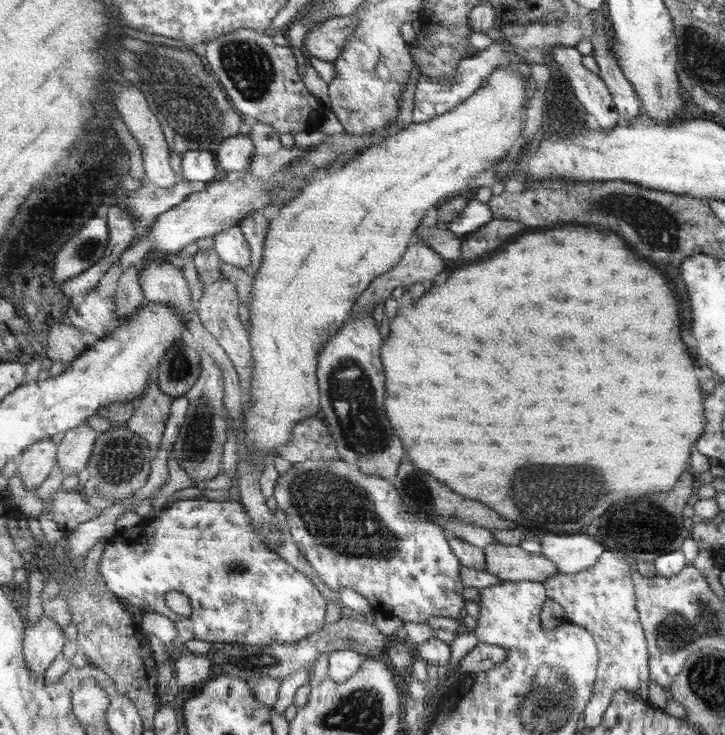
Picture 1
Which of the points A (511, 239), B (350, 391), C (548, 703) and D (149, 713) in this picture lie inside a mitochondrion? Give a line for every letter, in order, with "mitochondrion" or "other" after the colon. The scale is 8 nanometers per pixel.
A: other
B: mitochondrion
C: mitochondrion
D: other

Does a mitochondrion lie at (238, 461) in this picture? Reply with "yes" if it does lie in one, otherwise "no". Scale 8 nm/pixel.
no

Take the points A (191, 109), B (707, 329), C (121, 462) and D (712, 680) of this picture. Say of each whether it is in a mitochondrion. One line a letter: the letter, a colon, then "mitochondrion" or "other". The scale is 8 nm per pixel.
A: mitochondrion
B: mitochondrion
C: mitochondrion
D: mitochondrion

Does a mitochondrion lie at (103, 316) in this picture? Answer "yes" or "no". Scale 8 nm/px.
no

